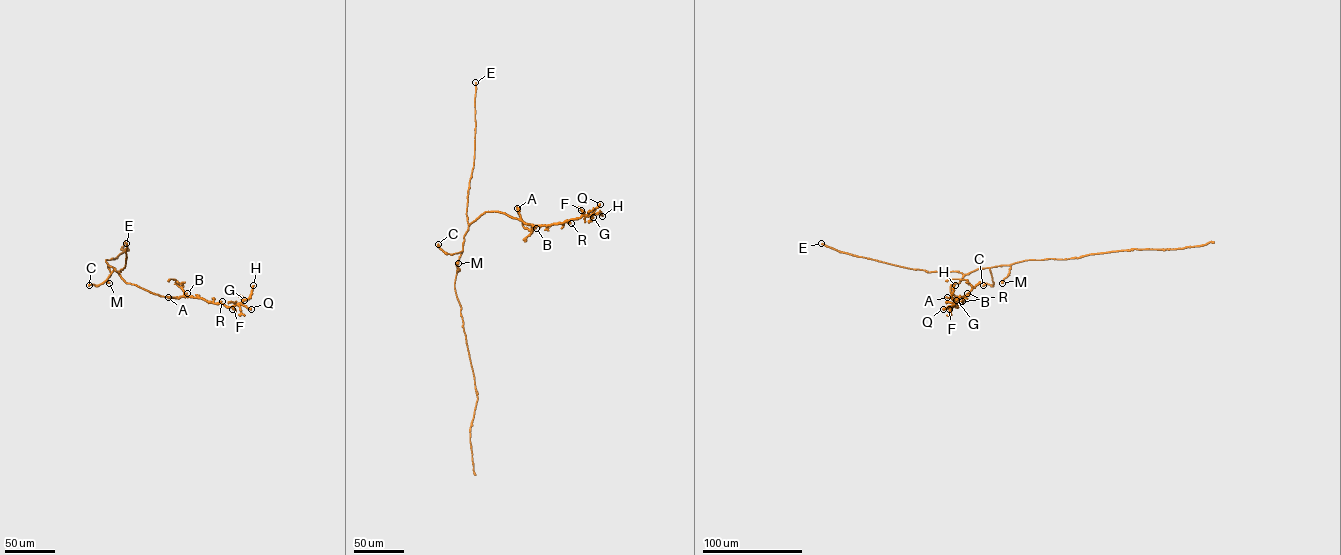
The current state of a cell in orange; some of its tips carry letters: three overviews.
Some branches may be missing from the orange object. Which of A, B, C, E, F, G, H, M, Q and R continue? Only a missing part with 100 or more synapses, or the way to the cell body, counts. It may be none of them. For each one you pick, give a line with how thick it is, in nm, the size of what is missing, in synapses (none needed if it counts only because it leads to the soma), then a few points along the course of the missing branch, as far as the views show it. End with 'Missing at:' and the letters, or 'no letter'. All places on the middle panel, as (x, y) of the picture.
E: Thickness 320 nm. Roughly 120 synapses
Missing at: E

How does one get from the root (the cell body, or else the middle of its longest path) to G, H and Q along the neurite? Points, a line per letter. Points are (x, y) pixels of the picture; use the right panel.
G: (1008, 265), (978, 269), (965, 274), (959, 283), (951, 285), (953, 294), (964, 296), (957, 307), (956, 300)
H: (1008, 265), (977, 269), (951, 284), (953, 294), (964, 296), (957, 307), (951, 297), (955, 285)
Q: (1008, 265), (965, 274), (950, 288), (955, 296), (964, 296), (962, 302), (943, 309)

